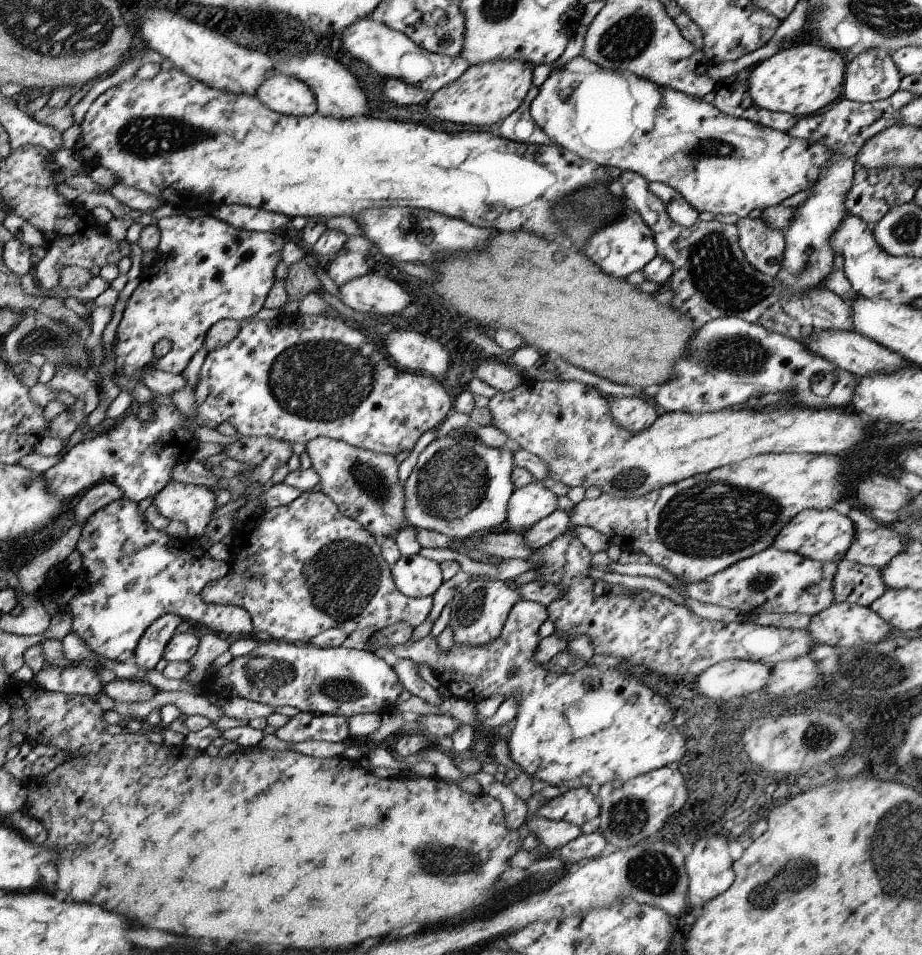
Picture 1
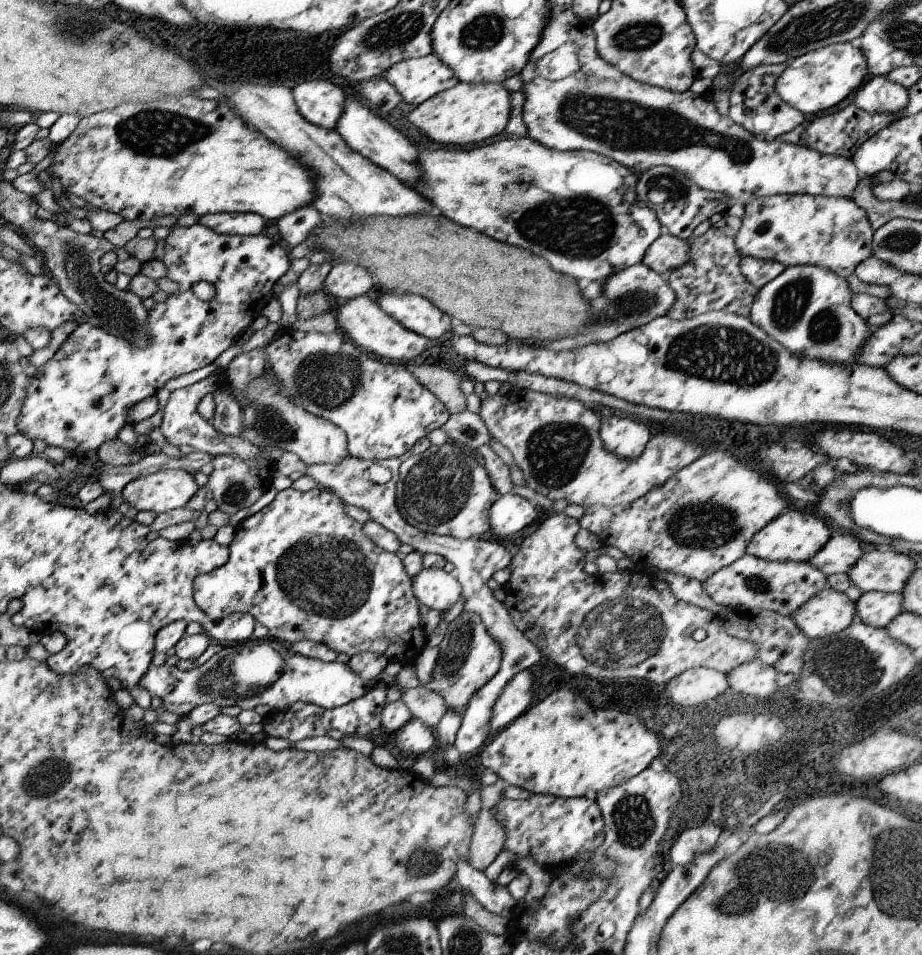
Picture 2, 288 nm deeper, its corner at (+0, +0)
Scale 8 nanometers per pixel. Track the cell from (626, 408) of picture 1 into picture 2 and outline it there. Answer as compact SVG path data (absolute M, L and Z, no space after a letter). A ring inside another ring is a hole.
M611 416L607 420L601 420L599 440L607 452L623 460L635 460L649 440L649 430L631 418Z

